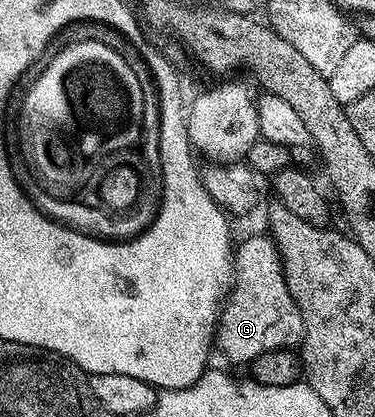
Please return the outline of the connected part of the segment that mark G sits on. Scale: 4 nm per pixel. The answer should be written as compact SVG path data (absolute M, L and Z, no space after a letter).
M254 235L247 236L245 240L237 246L234 259L234 277L238 282L234 285L234 290L230 293L230 302L226 305L226 310L222 313L218 325L216 321L216 345L223 349L234 361L246 361L252 363L264 351L273 349L285 349L293 346L296 341L296 310L294 300L288 291L288 283L282 274L282 262L278 259L278 249L269 236L264 235L264 249L254 249L254 255L246 259L246 249L254 243Z

